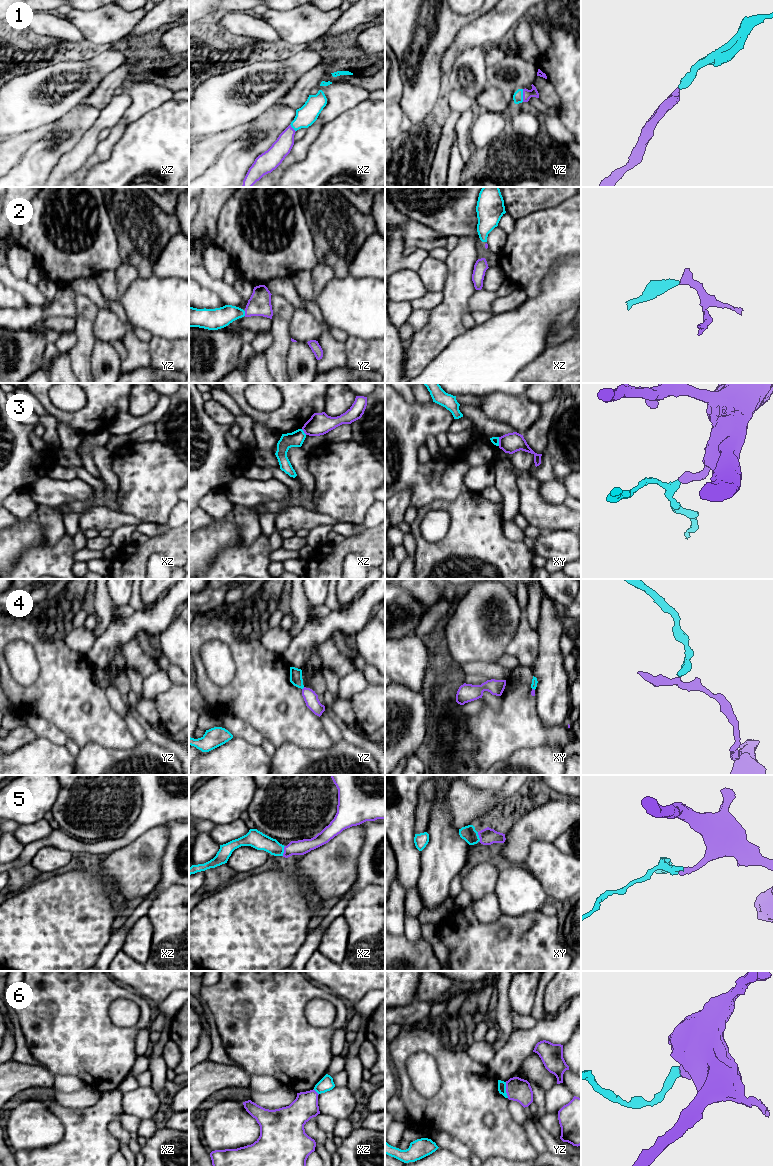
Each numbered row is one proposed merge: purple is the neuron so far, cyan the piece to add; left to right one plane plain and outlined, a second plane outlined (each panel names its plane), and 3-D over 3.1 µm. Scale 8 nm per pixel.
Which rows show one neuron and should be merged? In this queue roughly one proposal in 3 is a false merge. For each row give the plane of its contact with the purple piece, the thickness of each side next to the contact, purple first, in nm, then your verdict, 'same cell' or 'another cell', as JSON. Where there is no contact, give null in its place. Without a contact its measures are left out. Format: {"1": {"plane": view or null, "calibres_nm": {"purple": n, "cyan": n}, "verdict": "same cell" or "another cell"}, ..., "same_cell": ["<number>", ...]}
{"1": {"plane": "yz", "calibres_nm": {"purple": 80, "cyan": 80}, "verdict": "same cell"}, "2": {"plane": "yz", "calibres_nm": {"purple": 190, "cyan": 170}, "verdict": "same cell"}, "3": {"plane": "xy", "calibres_nm": {"purple": 160, "cyan": 60}, "verdict": "another cell"}, "4": {"plane": "yz", "calibres_nm": {"purple": 110, "cyan": 100}, "verdict": "another cell"}, "5": {"plane": "xz", "calibres_nm": {"purple": 120, "cyan": 140}, "verdict": "same cell"}, "6": {"plane": "yz", "calibres_nm": {"purple": 190, "cyan": 60}, "verdict": "another cell"}, "same_cell": ["1", "2", "5"]}

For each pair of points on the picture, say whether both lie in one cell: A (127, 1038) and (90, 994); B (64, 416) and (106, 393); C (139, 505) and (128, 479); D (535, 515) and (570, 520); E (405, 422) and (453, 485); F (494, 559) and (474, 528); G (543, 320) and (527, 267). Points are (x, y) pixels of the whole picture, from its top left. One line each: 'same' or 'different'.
A: same
B: same
C: same
D: same
E: same
F: same
G: different

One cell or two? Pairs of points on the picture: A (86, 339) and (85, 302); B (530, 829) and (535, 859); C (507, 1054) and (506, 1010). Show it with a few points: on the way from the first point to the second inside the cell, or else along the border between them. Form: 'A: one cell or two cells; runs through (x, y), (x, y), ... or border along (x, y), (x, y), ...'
A: one cell; runs through (85, 330), (85, 311)
B: two cells; border along (552, 842), (534, 841), (522, 863)
C: two cells; border along (513, 1029), (506, 1042), (496, 1052)

